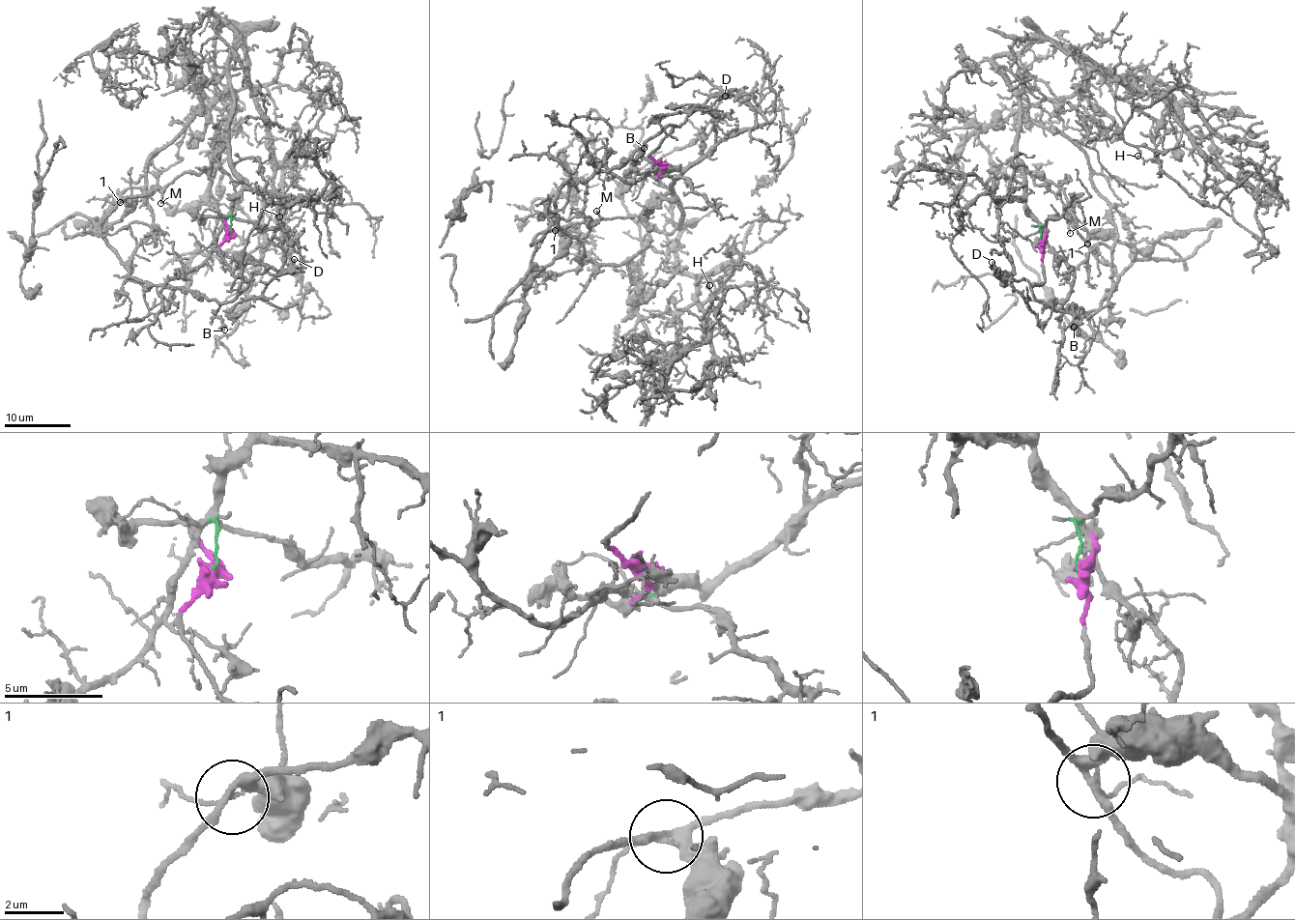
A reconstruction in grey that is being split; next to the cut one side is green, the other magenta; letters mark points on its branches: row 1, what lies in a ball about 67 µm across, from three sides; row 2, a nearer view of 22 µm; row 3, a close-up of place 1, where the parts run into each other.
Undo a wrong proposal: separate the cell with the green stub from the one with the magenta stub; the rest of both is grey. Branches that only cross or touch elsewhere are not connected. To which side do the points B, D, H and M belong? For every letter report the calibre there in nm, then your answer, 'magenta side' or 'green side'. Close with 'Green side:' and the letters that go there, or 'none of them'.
B: 180 nm thick; magenta side
D: 240 nm thick; magenta side
H: 130 nm thick; green side
M: 120 nm thick; magenta side
Green side: H

